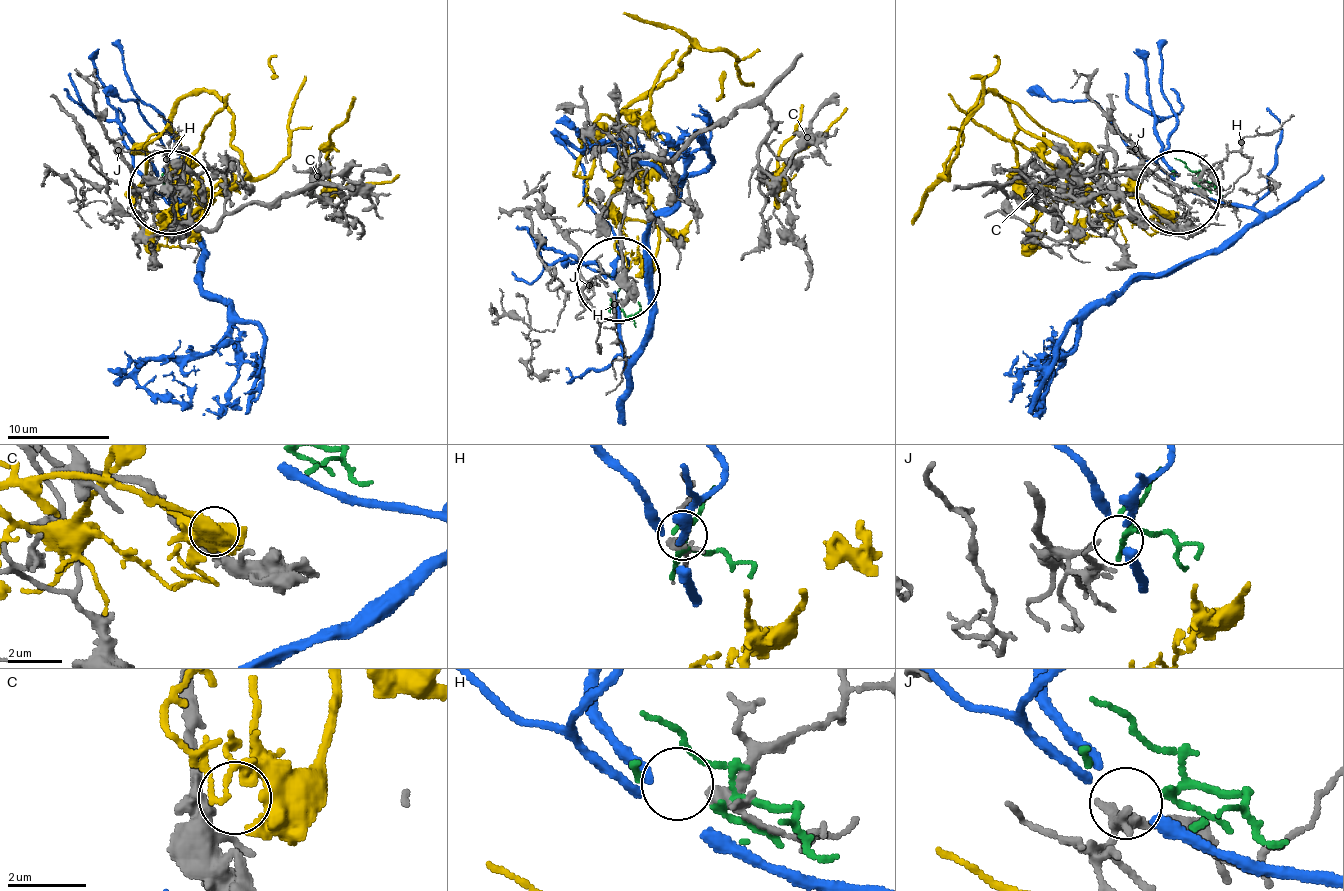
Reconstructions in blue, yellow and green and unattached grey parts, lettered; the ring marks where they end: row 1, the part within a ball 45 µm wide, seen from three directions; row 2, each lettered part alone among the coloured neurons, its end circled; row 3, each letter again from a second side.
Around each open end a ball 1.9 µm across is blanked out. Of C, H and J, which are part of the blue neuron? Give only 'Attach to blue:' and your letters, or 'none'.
Attach to blue: none

